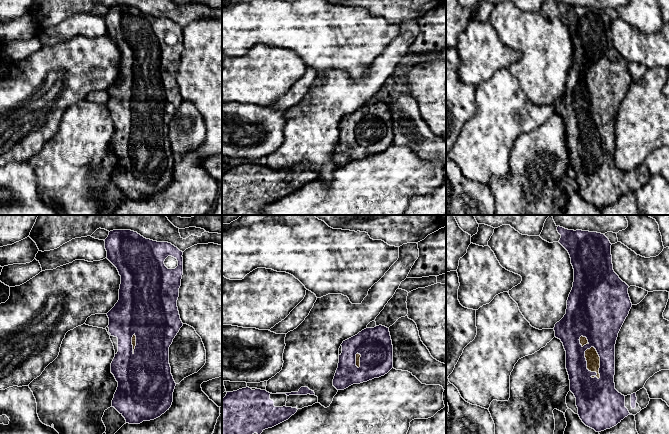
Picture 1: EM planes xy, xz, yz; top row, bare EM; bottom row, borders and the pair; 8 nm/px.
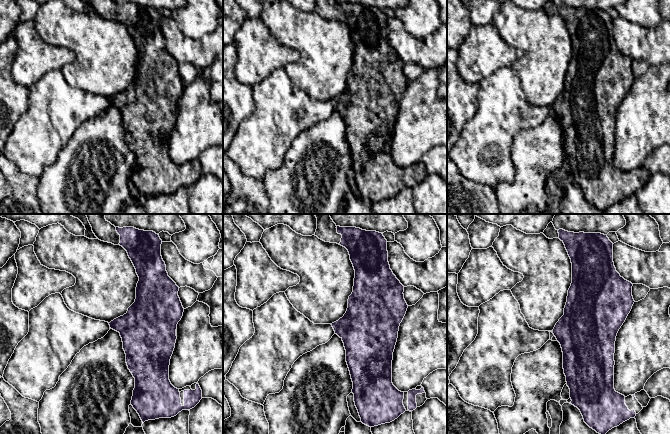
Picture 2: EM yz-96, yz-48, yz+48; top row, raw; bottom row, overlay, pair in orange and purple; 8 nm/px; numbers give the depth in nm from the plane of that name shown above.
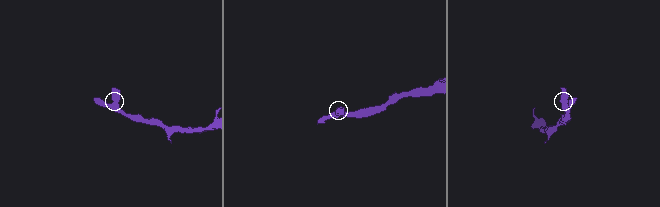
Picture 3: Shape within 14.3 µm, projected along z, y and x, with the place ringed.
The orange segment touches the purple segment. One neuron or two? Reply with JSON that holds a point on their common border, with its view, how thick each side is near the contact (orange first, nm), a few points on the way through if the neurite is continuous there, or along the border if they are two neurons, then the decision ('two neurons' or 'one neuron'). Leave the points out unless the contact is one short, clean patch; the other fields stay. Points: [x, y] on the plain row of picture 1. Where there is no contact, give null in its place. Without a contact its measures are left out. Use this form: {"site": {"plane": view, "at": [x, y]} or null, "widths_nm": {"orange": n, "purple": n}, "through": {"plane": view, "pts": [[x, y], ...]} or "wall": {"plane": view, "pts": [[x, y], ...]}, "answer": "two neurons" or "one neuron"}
{"site": {"plane": "yz", "at": [599, 138]}, "widths_nm": {"orange": 110, "purple": 260}, "answer": "one neuron"}

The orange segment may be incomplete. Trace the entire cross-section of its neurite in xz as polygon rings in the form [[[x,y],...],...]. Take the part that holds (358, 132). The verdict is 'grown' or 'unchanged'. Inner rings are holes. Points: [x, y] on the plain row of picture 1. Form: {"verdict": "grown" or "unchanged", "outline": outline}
{"verdict": "grown", "outline": [[[366,104],[343,117],[333,162],[344,166],[387,150],[393,144],[393,121],[389,104]]]}

